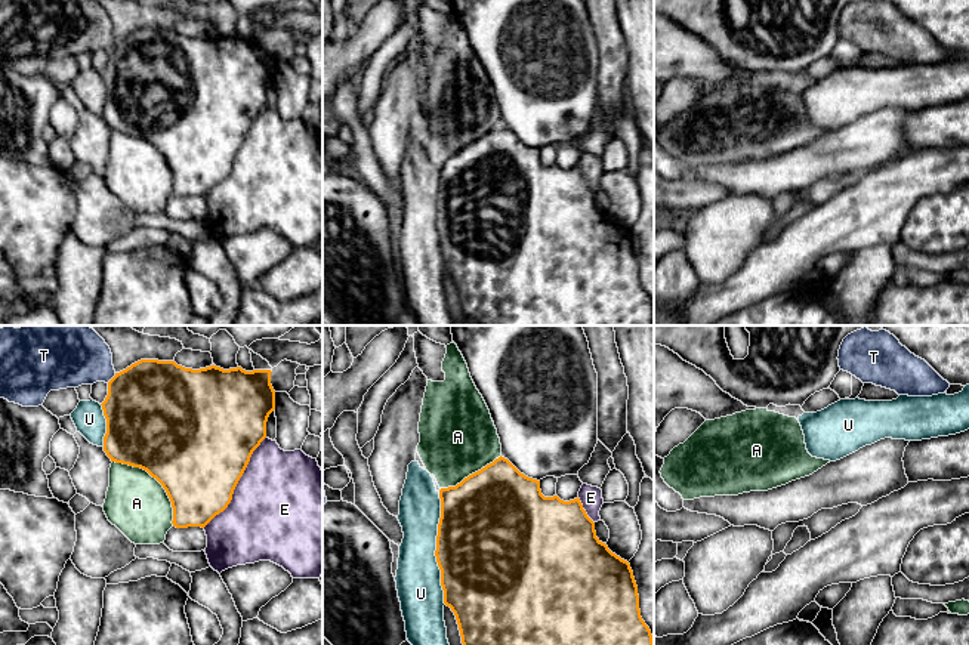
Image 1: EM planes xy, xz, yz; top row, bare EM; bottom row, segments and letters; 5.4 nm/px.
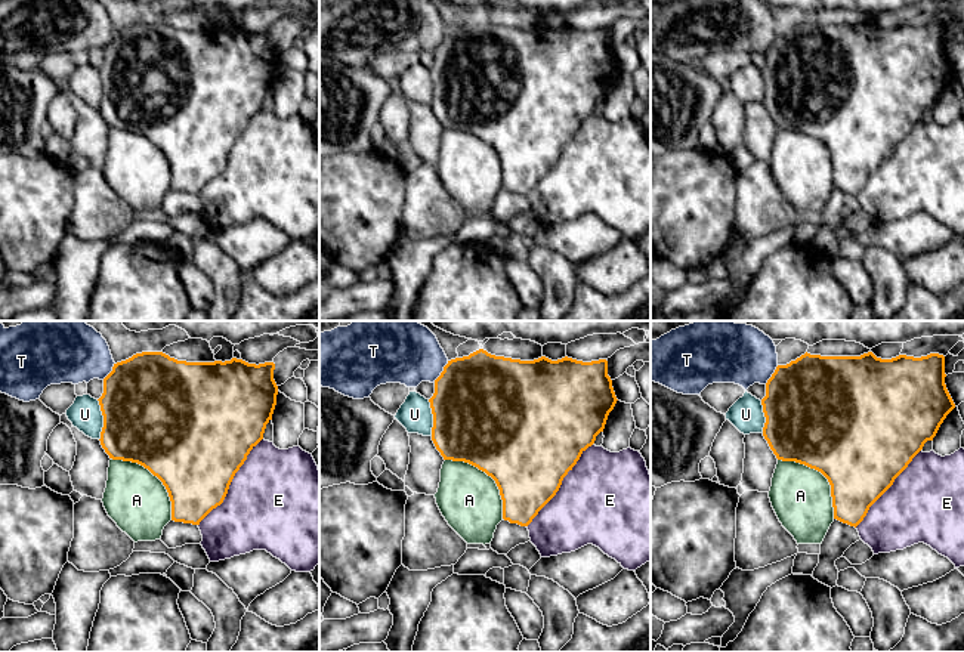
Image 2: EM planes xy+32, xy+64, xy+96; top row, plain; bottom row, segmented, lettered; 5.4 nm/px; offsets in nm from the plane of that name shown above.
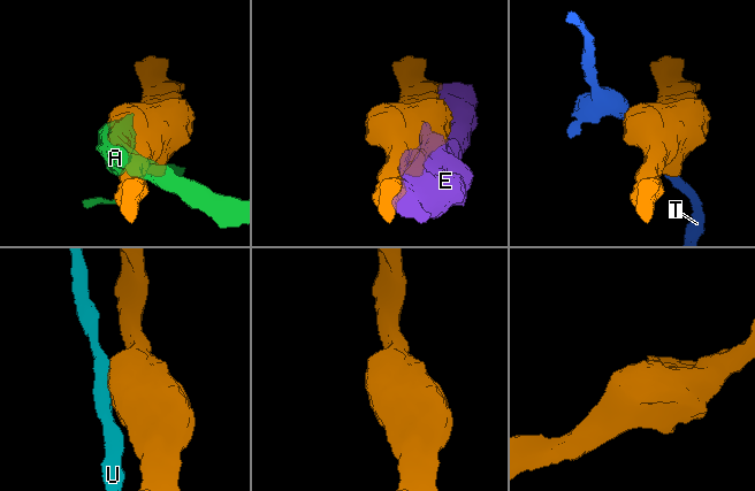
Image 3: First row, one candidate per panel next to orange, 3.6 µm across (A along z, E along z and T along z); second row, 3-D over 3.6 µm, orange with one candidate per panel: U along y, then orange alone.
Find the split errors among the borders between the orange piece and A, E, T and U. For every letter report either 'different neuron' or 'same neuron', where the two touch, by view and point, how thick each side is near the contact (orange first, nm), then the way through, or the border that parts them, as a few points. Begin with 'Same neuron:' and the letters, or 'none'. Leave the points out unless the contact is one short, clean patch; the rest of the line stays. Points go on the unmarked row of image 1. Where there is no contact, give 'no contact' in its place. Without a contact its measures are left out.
Same neuron: U
A: different neuron | xy (157, 148) | 500/340 nm
E: different neuron | xy (237, 151) | 500/500 nm
T: different neuron | xy (113, 46) | 480/300 nm
U: same neuron | xz (437, 216) | 500/240 nm

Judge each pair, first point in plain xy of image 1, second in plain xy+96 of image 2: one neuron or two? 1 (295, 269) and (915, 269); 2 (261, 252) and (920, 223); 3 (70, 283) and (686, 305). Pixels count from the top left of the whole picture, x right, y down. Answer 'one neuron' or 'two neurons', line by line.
1: one neuron
2: one neuron
3: two neurons

